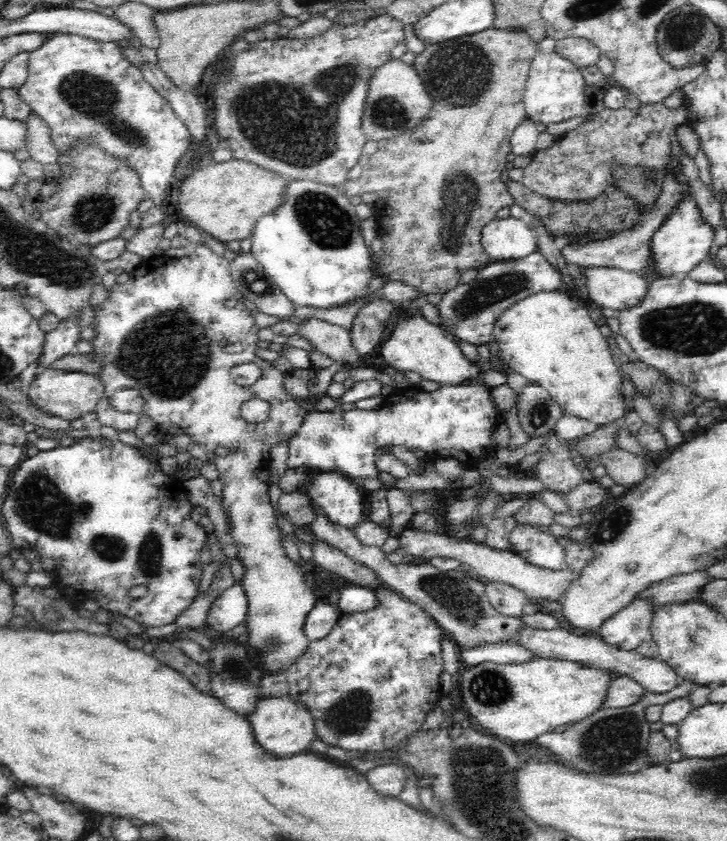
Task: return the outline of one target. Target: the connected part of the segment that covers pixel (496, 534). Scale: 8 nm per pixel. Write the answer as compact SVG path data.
M510 498L506 504L502 504L494 510L494 514L492 514L494 522L490 524L490 532L488 532L484 546L488 546L490 550L496 550L496 552L512 552L514 550L510 544L510 534L504 528L504 520L506 520L506 516L516 514L522 506L524 506L522 498Z

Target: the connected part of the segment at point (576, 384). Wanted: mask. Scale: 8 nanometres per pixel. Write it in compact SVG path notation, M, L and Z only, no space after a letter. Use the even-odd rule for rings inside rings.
M562 292L562 294L534 294L532 298L526 298L524 302L518 302L518 304L514 304L510 310L506 310L506 312L498 318L498 322L494 322L492 334L494 334L494 338L500 342L498 358L502 360L502 364L506 366L506 370L518 372L518 374L522 374L530 384L542 386L542 388L550 394L550 400L554 400L554 402L558 404L558 408L560 408L566 416L574 416L574 418L580 418L580 420L584 420L584 422L592 422L592 424L596 424L598 428L614 426L616 422L620 422L620 420L624 420L624 418L628 416L628 404L626 404L628 396L626 396L624 390L622 390L622 376L624 376L624 374L622 374L622 368L616 366L616 360L614 360L614 356L612 356L614 352L610 352L610 348L608 348L610 344L608 344L608 340L600 334L600 328L598 328L598 324L592 320L590 310L588 310L586 306L578 304L576 298L568 296L566 292Z

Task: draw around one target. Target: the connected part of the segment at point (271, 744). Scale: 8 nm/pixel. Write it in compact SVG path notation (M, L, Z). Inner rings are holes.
M282 694L282 696L268 696L258 702L256 714L248 716L248 720L254 726L254 736L258 744L262 744L266 750L272 750L274 754L296 754L300 750L310 750L310 744L318 740L318 726L314 722L314 712L306 700L302 700L302 694Z

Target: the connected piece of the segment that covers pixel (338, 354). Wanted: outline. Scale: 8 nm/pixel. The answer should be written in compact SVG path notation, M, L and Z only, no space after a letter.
M304 318L296 324L296 332L312 348L318 348L322 354L328 354L336 362L344 362L348 368L356 364L362 356L352 346L352 336L336 324L330 324L322 318Z

